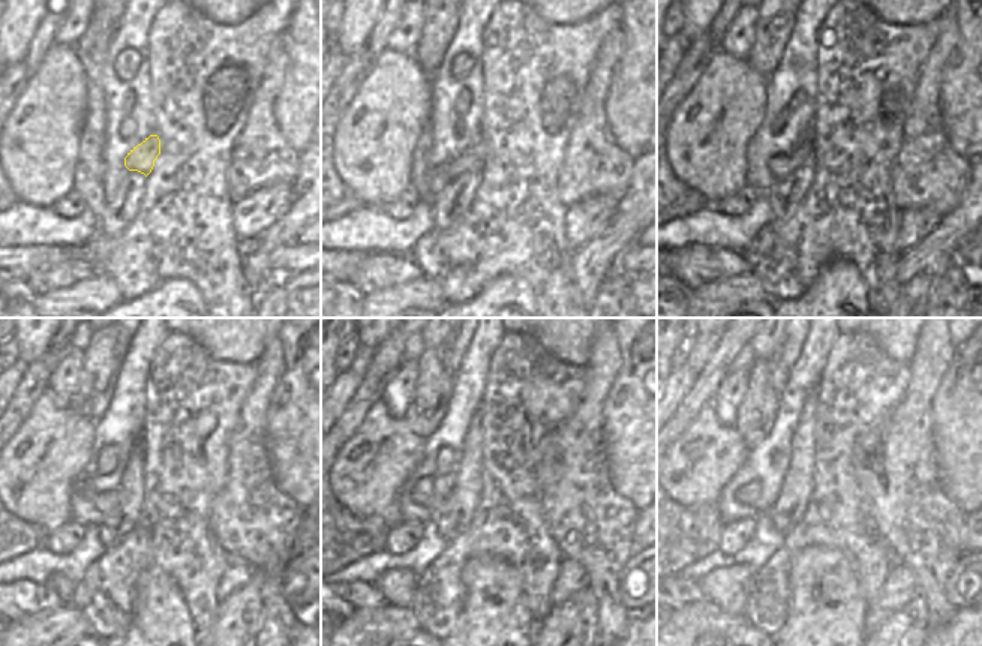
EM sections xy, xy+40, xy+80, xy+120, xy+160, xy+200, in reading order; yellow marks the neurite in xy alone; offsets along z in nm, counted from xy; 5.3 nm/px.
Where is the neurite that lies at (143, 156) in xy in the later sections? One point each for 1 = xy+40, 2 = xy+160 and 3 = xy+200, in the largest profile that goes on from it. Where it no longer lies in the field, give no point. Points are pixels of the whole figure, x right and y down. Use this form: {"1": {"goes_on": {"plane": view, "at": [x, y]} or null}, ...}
{"1": {"goes_on": {"plane": "xy+40", "at": [473, 159]}}, "2": {"goes_on": {"plane": "xy+160", "at": [422, 493]}}, "3": {"goes_on": {"plane": "xy+200", "at": [748, 493]}}}

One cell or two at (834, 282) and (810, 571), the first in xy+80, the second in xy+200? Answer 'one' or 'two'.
one

